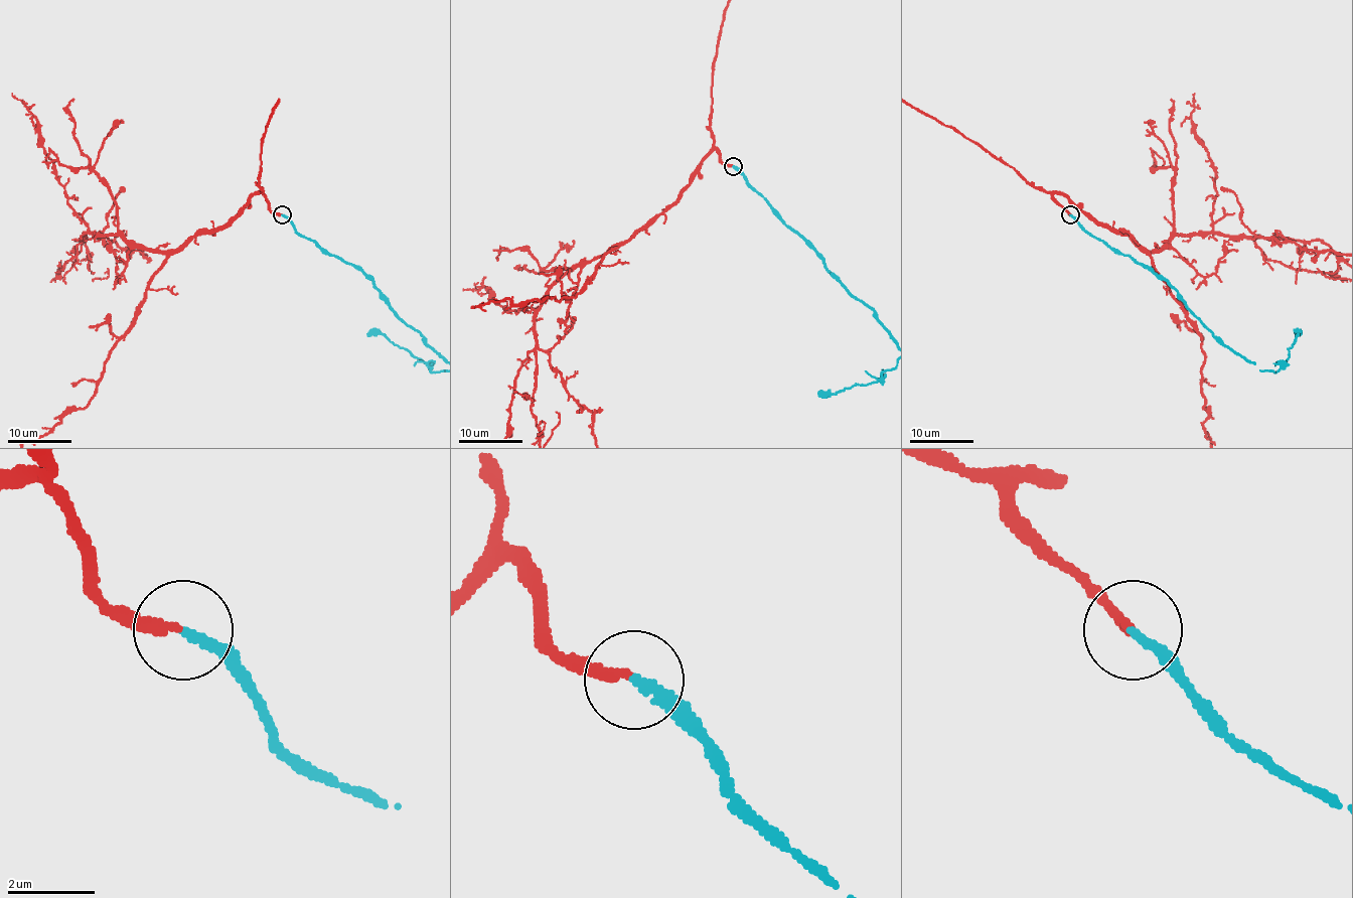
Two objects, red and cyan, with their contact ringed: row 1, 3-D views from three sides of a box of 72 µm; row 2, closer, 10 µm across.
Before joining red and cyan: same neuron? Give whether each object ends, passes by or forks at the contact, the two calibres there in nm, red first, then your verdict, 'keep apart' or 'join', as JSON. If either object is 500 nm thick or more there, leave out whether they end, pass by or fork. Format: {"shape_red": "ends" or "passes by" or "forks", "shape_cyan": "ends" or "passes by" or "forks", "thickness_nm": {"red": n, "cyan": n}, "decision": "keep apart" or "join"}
{"shape_red": "ends", "shape_cyan": "ends", "thickness_nm": {"red": 200, "cyan": 200}, "decision": "join"}

